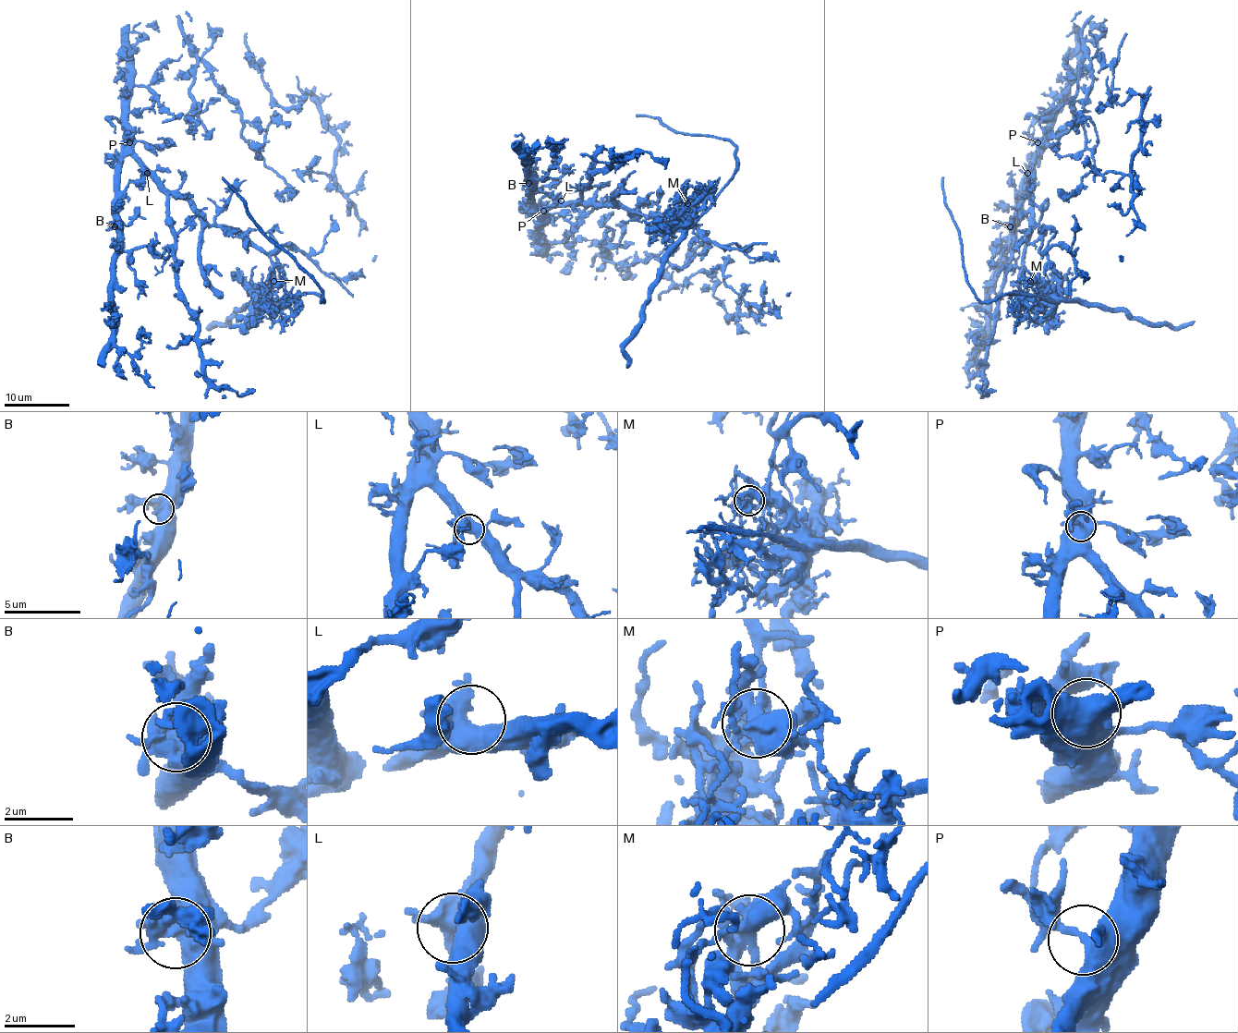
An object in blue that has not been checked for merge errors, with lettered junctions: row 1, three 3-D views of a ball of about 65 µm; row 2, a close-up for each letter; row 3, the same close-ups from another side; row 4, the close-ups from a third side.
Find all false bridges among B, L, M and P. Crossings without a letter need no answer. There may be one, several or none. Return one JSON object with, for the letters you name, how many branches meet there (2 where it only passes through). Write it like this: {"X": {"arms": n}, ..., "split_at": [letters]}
{"M": {"arms": 6}, "split_at": ["M"]}

